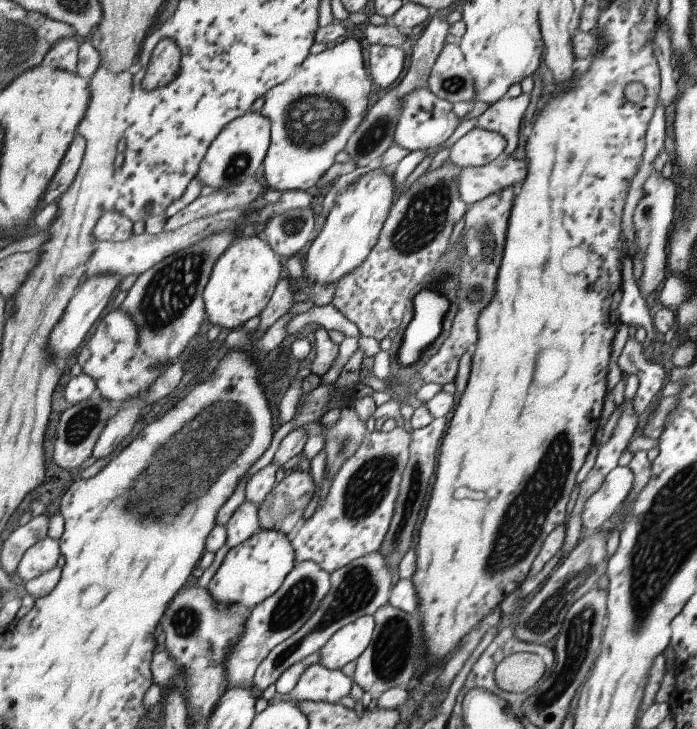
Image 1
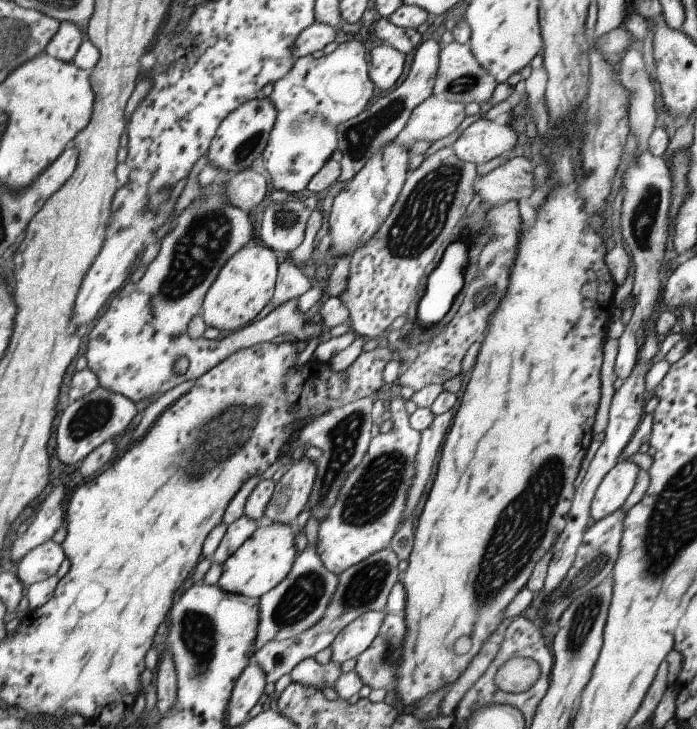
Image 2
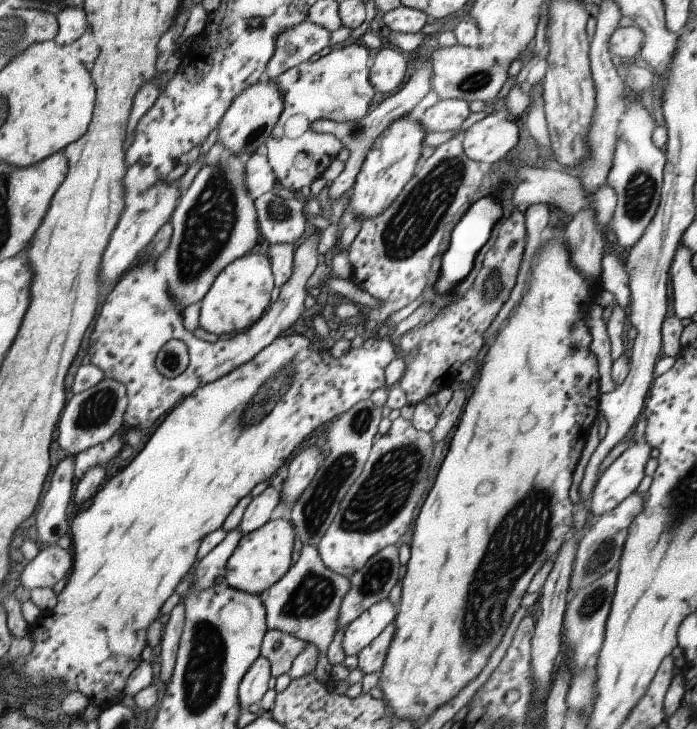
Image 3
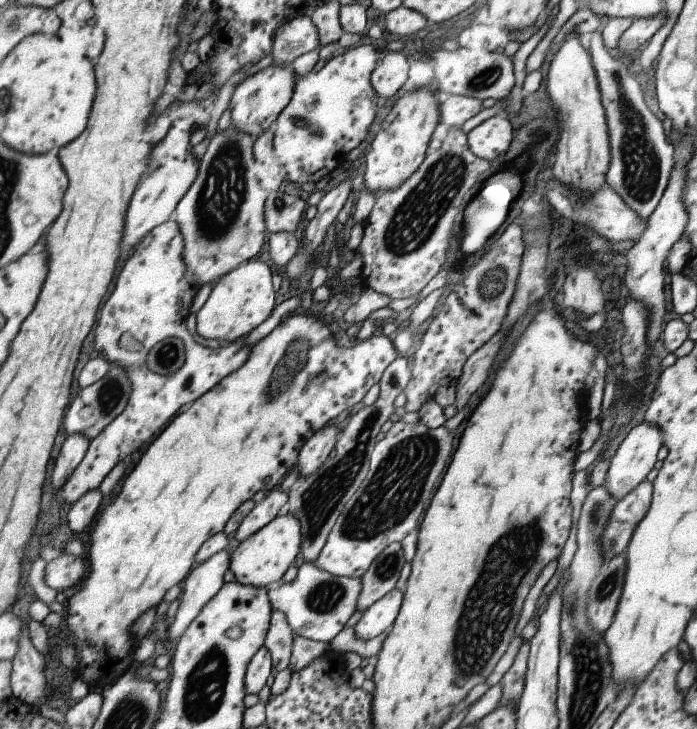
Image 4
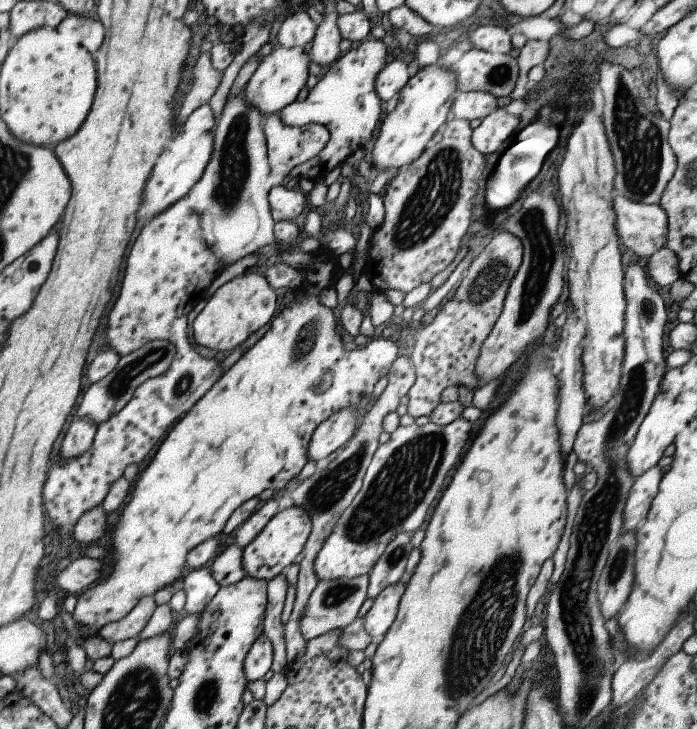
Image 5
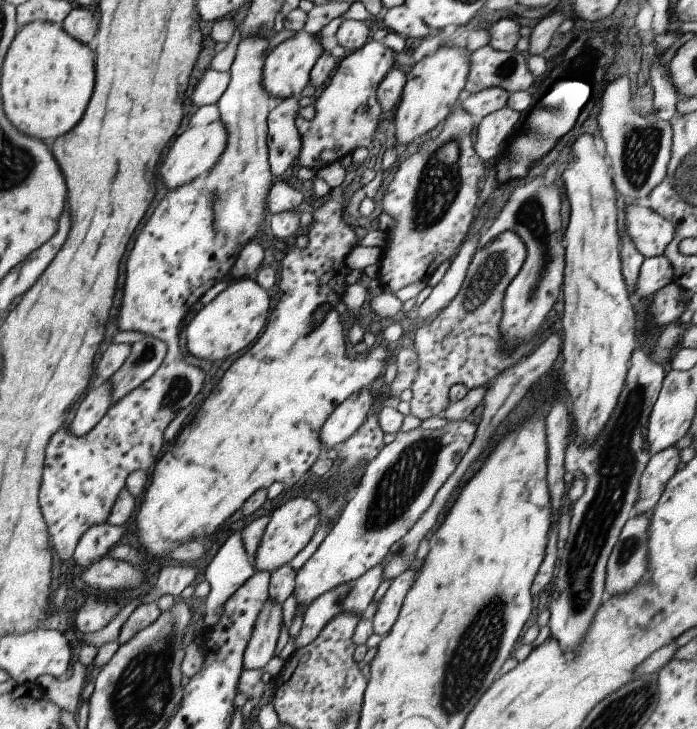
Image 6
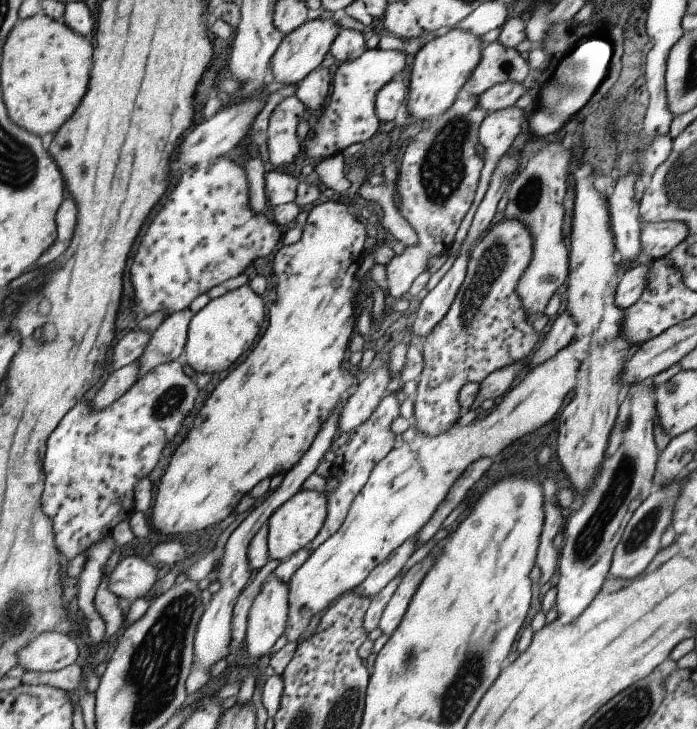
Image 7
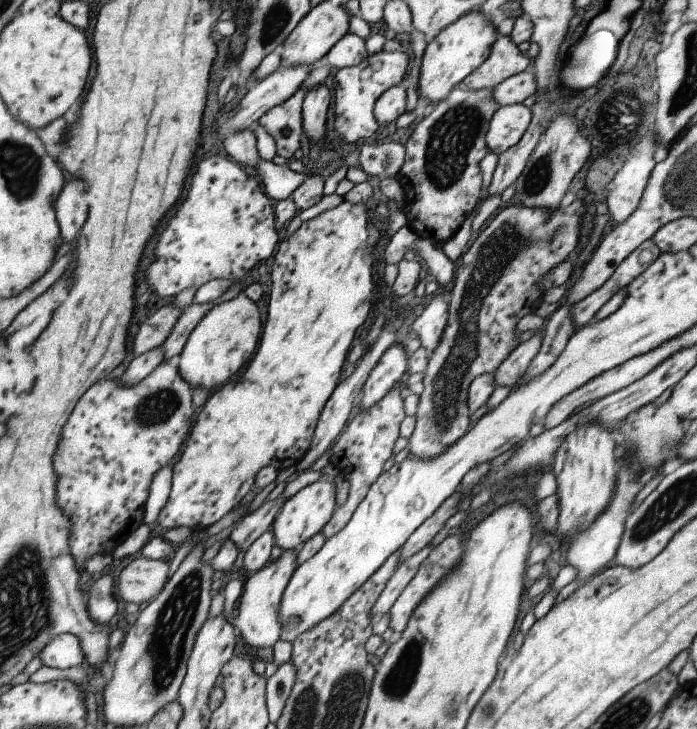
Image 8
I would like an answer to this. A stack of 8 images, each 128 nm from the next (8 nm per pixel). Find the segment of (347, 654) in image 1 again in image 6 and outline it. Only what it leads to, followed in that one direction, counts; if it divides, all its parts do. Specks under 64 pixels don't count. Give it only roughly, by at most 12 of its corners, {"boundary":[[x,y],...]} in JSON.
{"boundary":[[417,571],[398,574],[378,602],[372,632],[387,634]]}

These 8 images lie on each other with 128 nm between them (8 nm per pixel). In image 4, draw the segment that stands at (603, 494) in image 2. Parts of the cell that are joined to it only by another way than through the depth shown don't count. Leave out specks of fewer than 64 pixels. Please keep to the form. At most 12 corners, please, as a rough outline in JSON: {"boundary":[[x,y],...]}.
{"boundary":[[643,421],[621,440],[603,480],[617,501],[645,479],[664,432]]}

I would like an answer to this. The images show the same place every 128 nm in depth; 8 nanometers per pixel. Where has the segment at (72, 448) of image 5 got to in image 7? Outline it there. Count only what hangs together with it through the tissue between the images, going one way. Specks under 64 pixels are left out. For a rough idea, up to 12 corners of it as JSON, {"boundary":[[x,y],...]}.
{"boundary":[[130,362],[111,372],[91,400],[94,409],[109,406],[137,379],[140,366]]}

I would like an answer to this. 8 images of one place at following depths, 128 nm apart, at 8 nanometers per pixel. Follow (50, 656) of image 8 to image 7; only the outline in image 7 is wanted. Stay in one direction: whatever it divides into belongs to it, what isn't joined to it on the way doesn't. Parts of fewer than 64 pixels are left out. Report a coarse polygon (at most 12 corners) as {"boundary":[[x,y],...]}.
{"boundary":[[65,633],[38,634],[19,650],[25,672],[51,672],[79,661]]}

